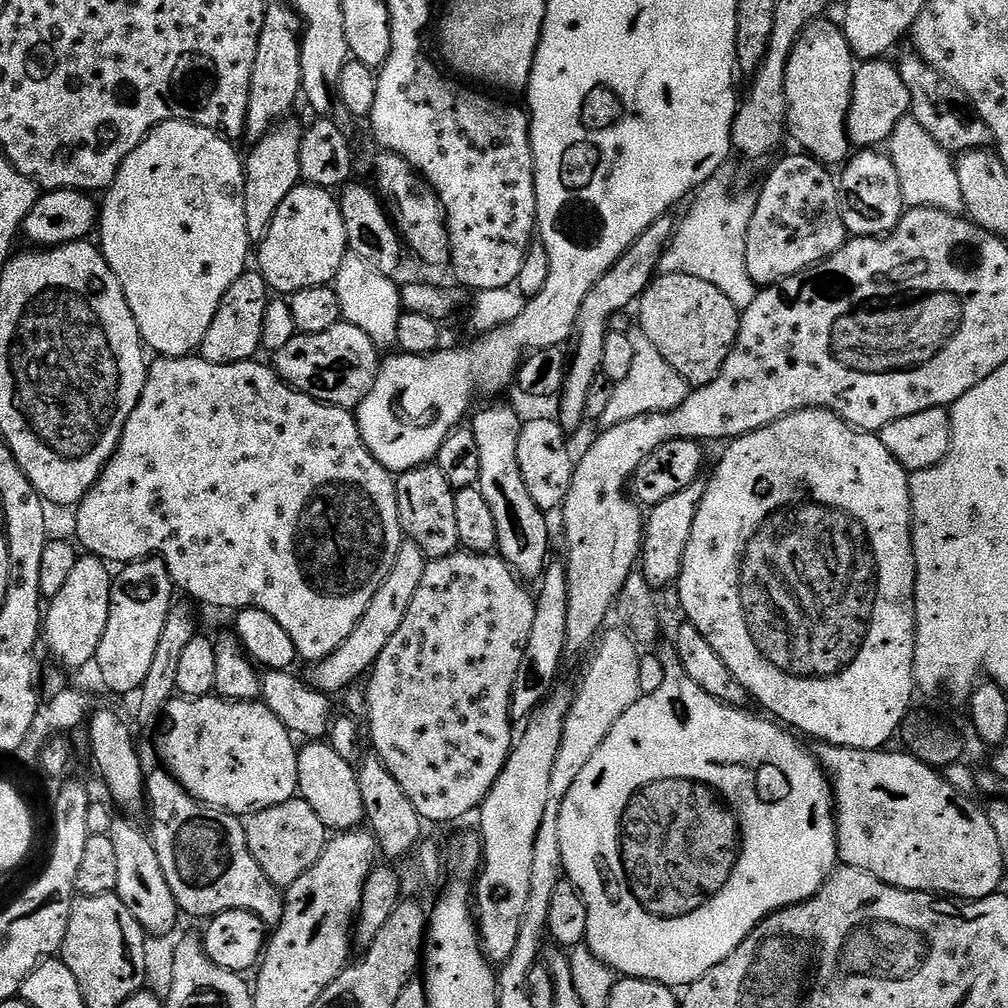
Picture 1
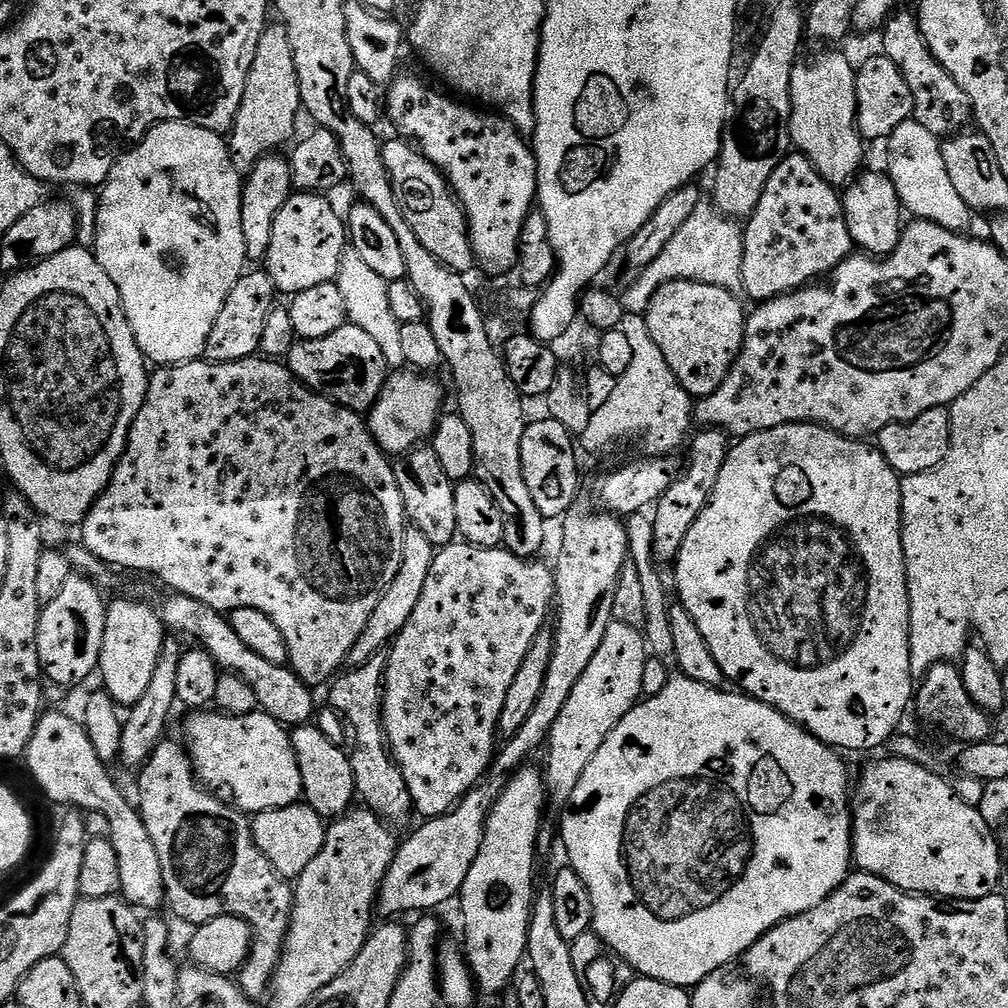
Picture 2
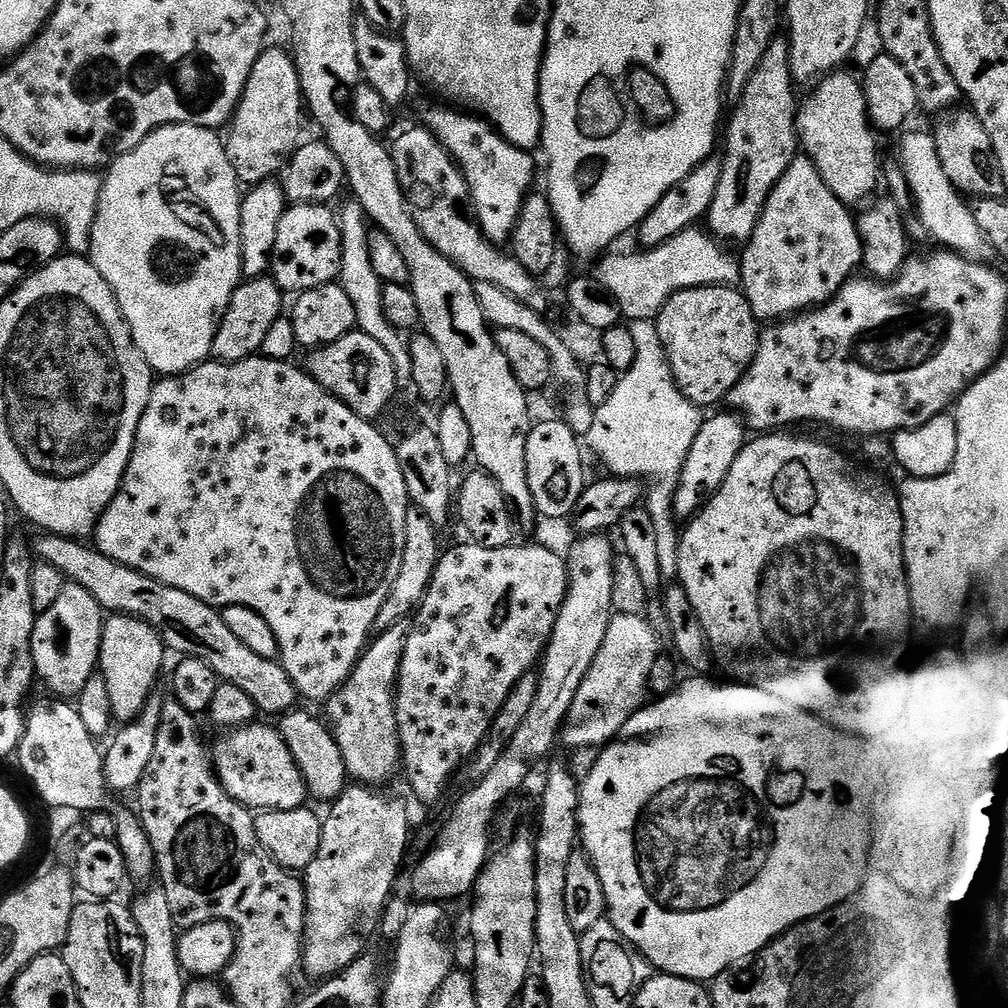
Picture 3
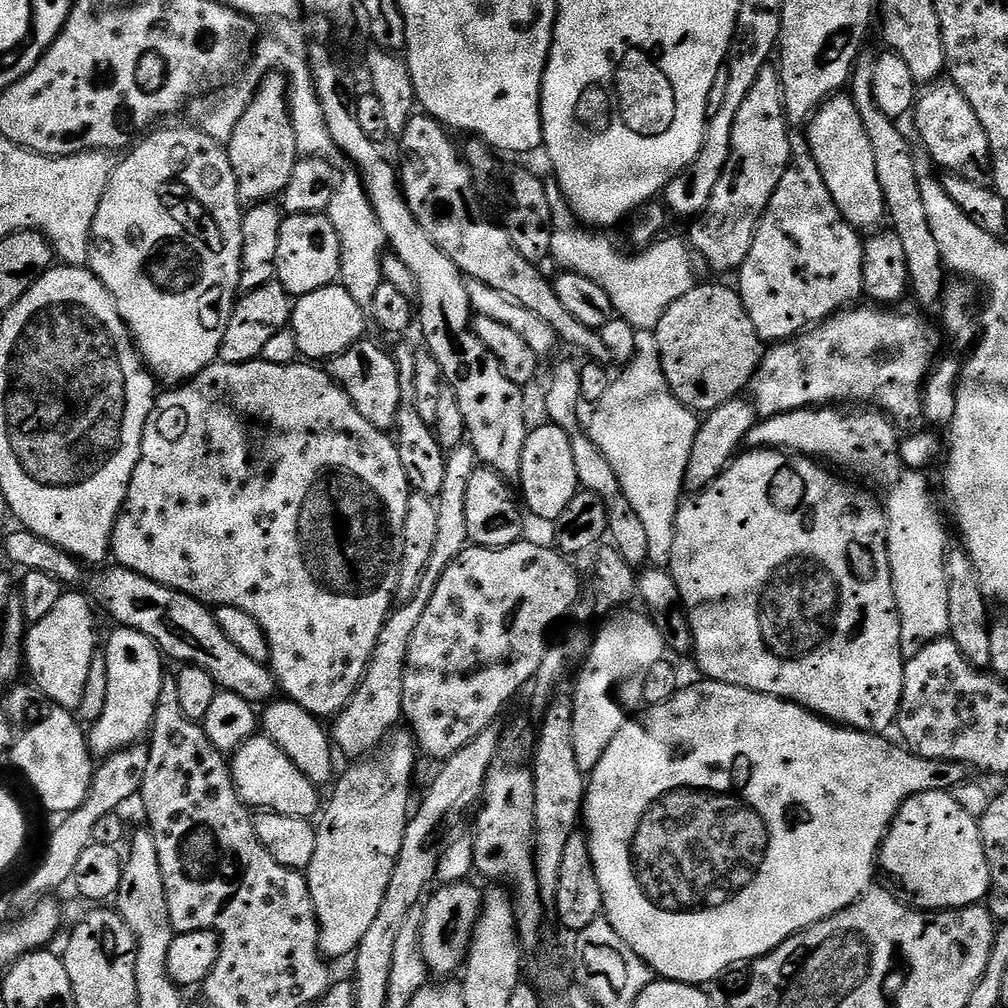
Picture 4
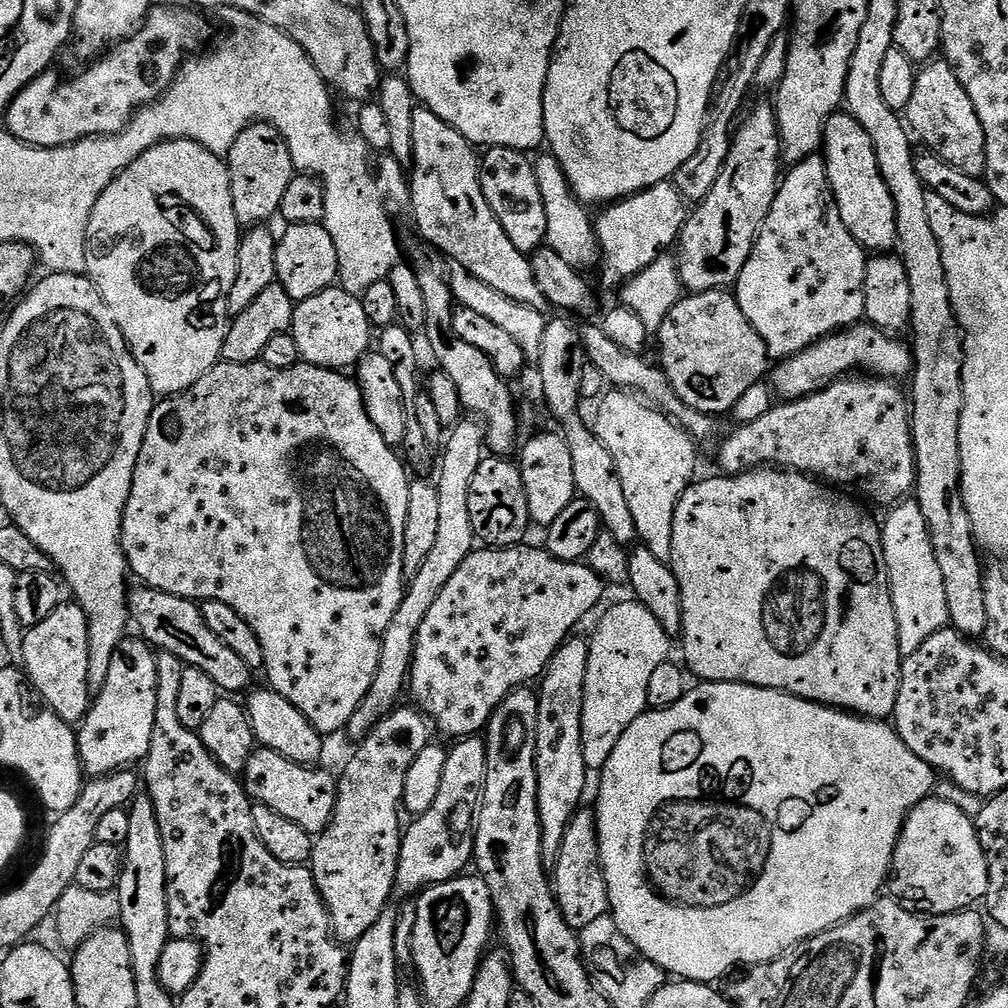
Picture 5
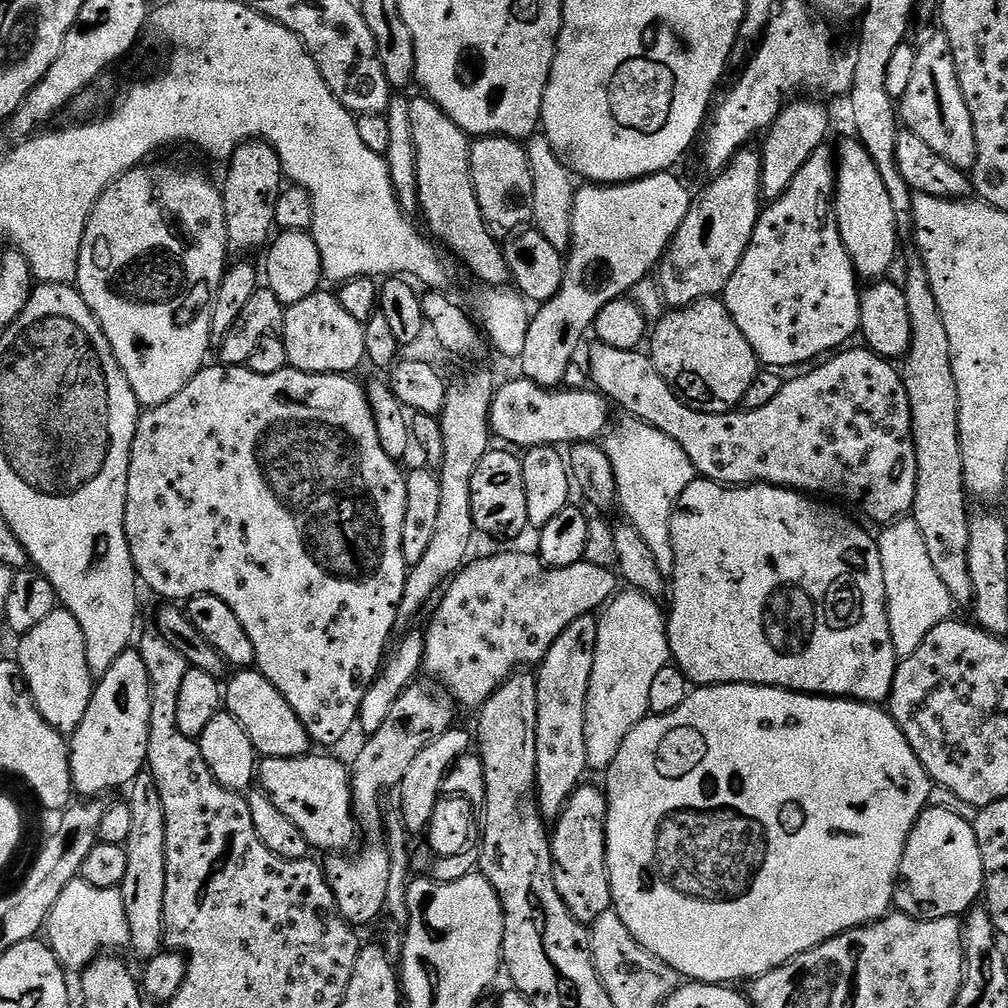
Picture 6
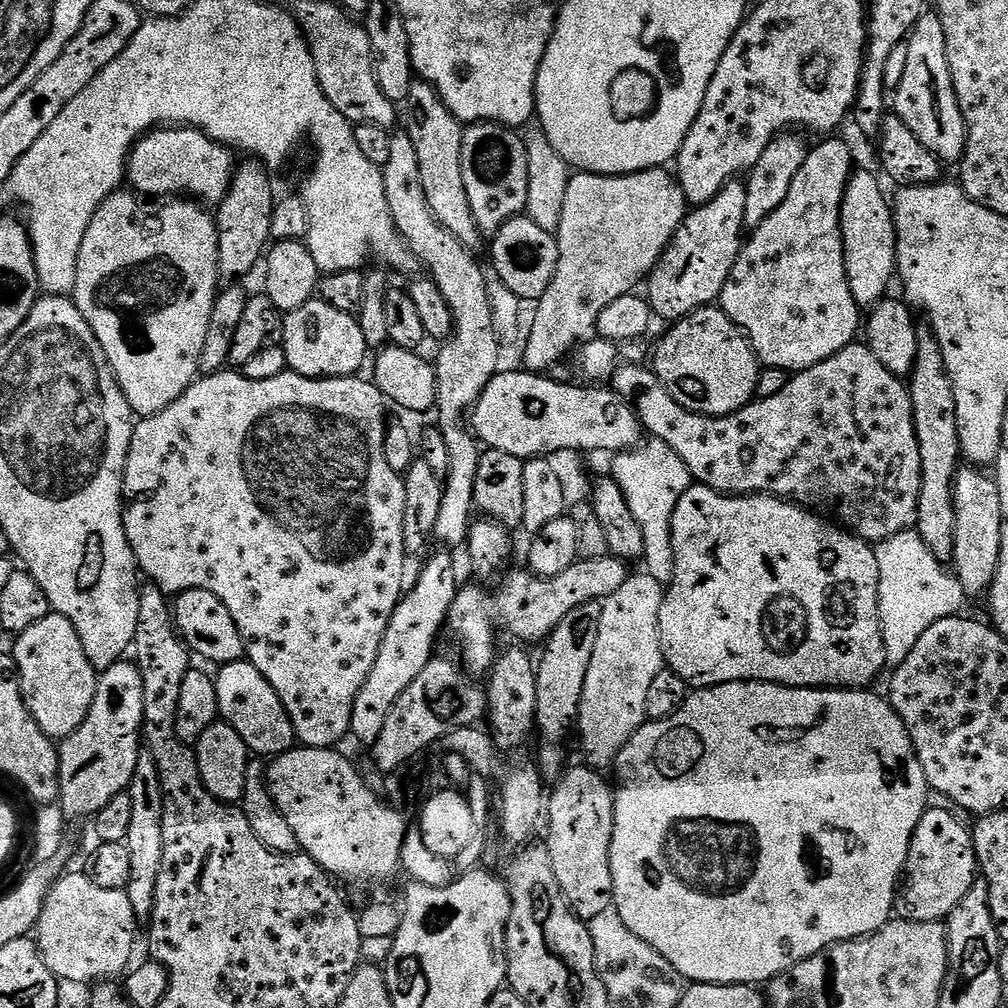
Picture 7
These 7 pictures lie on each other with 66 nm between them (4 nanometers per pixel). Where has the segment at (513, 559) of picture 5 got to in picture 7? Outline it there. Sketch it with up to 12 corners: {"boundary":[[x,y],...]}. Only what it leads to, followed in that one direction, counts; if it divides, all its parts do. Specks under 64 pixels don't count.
{"boundary":[[609,554],[560,576],[509,571],[497,592],[461,587],[446,628],[476,678],[491,673],[496,628],[547,641],[583,604],[628,580]]}

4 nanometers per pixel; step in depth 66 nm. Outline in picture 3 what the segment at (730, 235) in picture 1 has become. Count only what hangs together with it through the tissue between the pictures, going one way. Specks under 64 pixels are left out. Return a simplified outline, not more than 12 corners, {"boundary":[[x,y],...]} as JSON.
{"boundary":[[693,226],[598,279],[625,321],[655,320],[675,292],[740,284],[740,260]]}

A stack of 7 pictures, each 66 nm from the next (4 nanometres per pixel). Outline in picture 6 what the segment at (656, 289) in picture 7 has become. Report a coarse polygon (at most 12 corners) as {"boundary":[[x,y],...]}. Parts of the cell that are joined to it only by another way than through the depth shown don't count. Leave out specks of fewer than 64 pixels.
{"boundary":[[759,151],[693,199],[659,269],[669,309],[719,297],[762,211]]}

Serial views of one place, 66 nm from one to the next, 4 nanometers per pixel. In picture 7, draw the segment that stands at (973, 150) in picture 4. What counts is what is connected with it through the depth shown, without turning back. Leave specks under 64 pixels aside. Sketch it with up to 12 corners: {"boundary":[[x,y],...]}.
{"boundary":[[939,13],[907,40],[895,115],[942,162],[968,131]]}

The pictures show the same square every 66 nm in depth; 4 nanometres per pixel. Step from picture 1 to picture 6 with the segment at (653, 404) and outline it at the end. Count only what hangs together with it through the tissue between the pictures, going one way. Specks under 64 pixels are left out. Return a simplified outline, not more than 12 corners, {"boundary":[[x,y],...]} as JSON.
{"boundary":[[624,418],[602,447],[619,507],[674,570],[672,512],[696,467],[674,438]]}

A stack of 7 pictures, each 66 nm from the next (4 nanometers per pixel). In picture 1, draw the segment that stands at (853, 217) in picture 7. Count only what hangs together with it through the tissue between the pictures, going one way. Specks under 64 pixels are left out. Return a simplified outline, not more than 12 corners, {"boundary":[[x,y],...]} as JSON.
{"boundary":[[839,23],[786,62],[786,132],[825,166],[850,155],[858,67]]}

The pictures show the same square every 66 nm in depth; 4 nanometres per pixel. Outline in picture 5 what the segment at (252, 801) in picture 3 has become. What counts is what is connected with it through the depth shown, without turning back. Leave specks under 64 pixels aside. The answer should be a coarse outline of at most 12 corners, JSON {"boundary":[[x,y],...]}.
{"boundary":[[257,747],[242,783],[302,830],[332,822],[337,785],[320,766]]}

